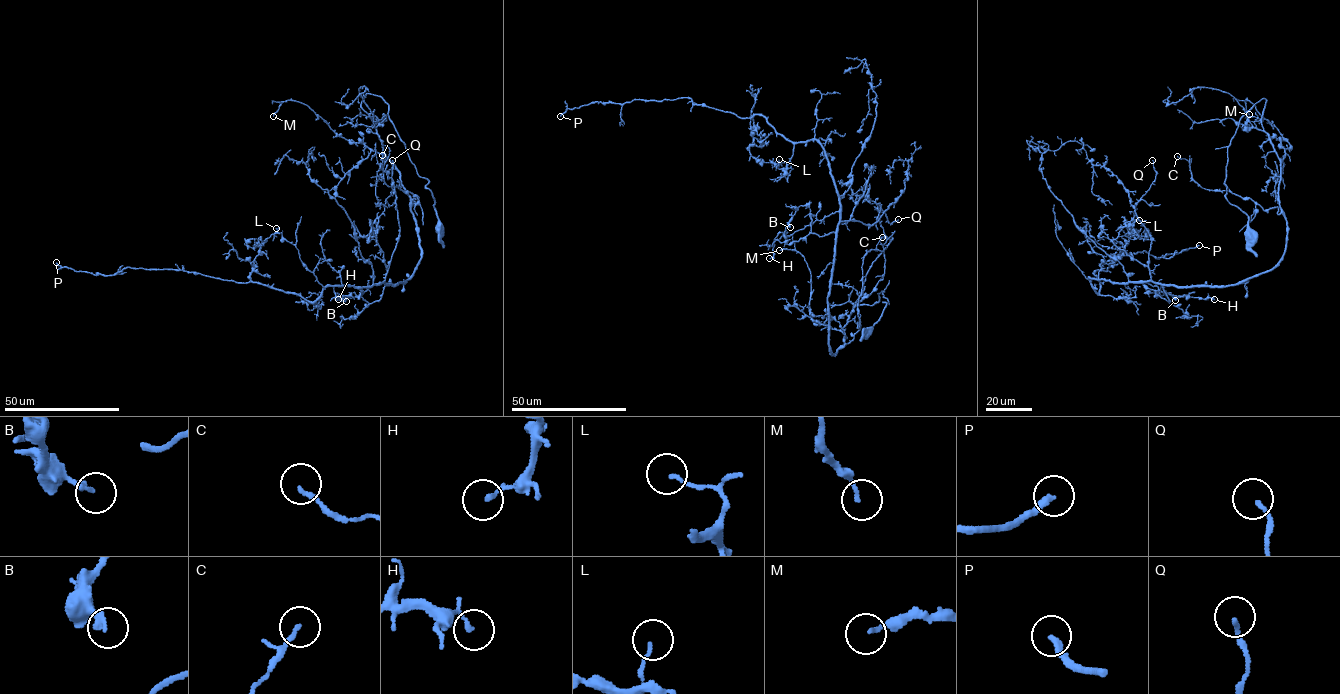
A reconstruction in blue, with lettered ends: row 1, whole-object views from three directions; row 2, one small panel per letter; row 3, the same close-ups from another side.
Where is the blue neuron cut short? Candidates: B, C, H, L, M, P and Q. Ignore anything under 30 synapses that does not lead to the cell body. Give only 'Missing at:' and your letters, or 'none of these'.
Missing at: P

